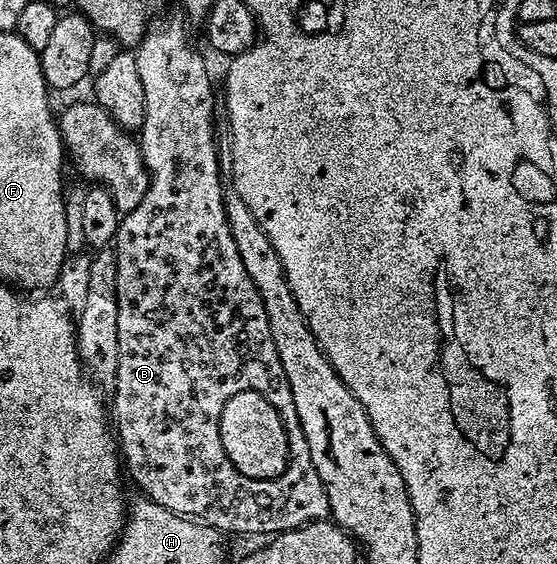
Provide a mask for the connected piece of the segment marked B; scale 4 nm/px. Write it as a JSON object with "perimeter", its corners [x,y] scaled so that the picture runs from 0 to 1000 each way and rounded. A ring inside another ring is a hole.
{"perimeter":[[[287,28],[266,44],[257,69],[241,90],[246,129],[253,133],[253,149],[260,154],[260,213],[255,230],[248,232],[246,250],[271,323],[264,328],[260,348],[246,362],[246,369],[239,369],[235,376],[215,385],[203,431],[210,461],[210,617],[214,619],[214,644],[203,686],[203,697],[206,697],[203,768],[210,778],[210,796],[217,807],[219,824],[226,839],[230,833],[237,851],[250,860],[248,874],[255,881],[275,885],[282,894],[289,894],[289,901],[303,901],[303,908],[323,911],[327,918],[346,918],[352,926],[366,926],[370,933],[379,933],[408,950],[413,947],[492,950],[506,947],[510,940],[546,933],[549,926],[585,920],[591,911],[587,863],[576,858],[562,830],[562,816],[555,809],[555,787],[548,780],[533,738],[533,723],[526,716],[526,695],[519,688],[512,652],[497,631],[490,596],[483,589],[483,567],[476,560],[472,534],[469,525],[461,525],[461,511],[454,511],[454,496],[447,496],[440,482],[440,468],[433,468],[425,433],[418,433],[418,411],[411,411],[411,390],[404,383],[404,362],[400,360],[404,316],[402,310],[400,316],[393,310],[397,266],[386,261],[386,160],[379,154],[372,117],[364,112],[363,99],[343,83],[343,74],[336,69],[334,50],[338,48],[330,34],[300,30]],[[425,695],[467,697],[497,727],[499,743],[510,754],[512,778],[517,782],[515,826],[494,849],[451,849],[429,837],[406,807],[404,793],[397,784],[397,738],[402,736],[406,711],[417,707]]]}

